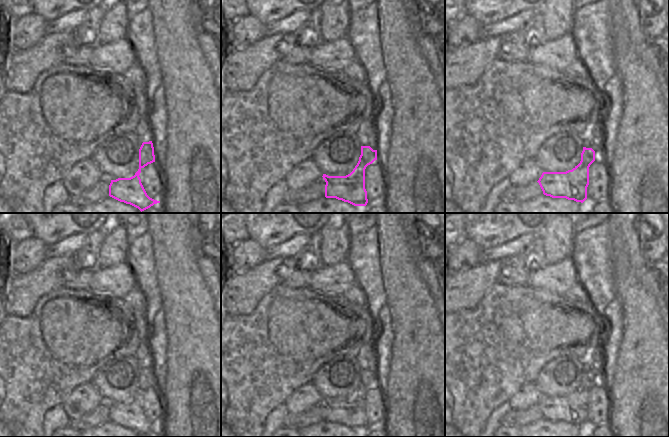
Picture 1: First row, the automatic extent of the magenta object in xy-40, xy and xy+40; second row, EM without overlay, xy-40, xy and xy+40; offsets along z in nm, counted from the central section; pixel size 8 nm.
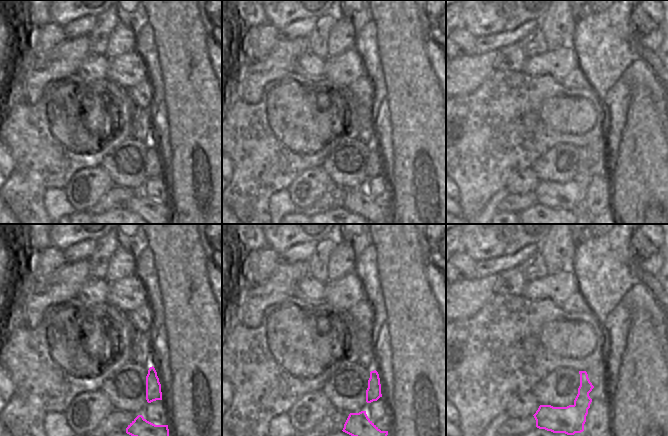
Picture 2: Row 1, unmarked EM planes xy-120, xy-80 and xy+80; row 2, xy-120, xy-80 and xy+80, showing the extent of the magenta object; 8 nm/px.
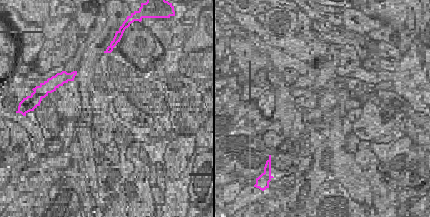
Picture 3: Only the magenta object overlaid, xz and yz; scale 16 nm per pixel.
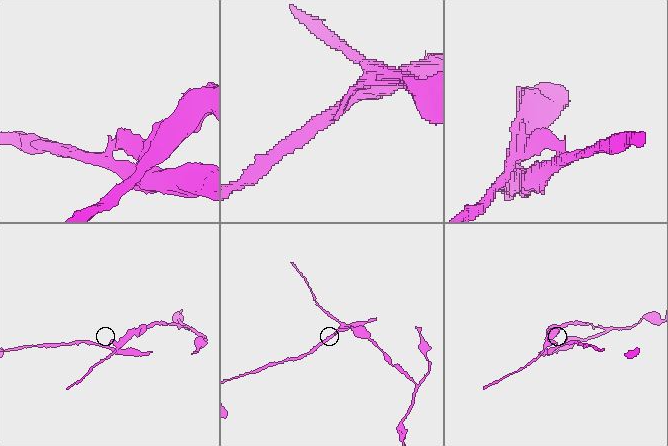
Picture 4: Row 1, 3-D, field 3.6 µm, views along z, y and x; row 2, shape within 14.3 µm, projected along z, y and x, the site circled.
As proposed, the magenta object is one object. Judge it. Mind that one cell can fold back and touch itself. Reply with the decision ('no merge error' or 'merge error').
merge error

